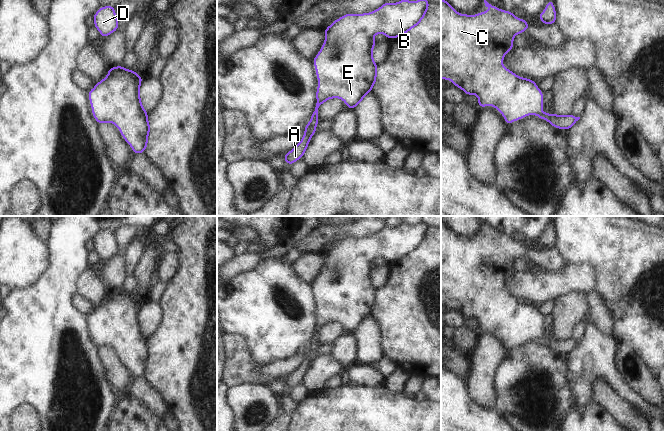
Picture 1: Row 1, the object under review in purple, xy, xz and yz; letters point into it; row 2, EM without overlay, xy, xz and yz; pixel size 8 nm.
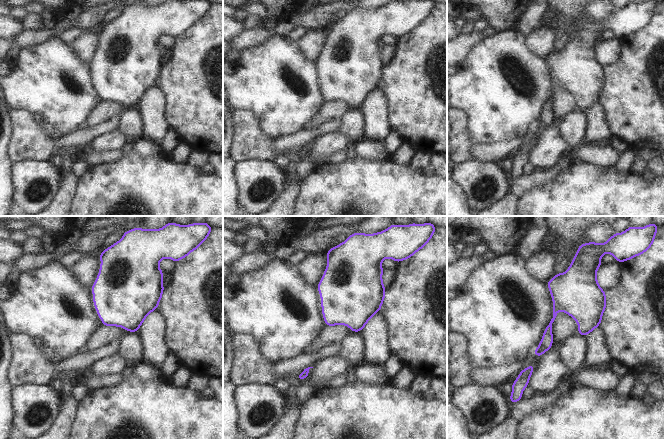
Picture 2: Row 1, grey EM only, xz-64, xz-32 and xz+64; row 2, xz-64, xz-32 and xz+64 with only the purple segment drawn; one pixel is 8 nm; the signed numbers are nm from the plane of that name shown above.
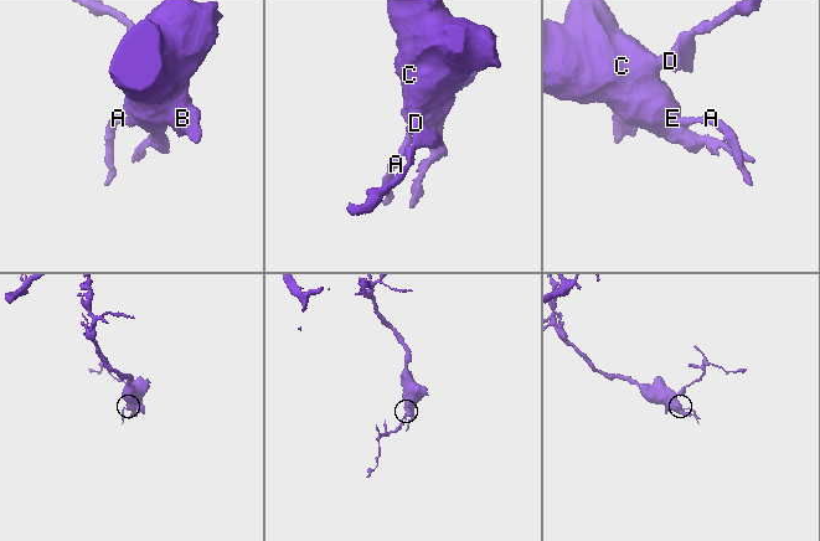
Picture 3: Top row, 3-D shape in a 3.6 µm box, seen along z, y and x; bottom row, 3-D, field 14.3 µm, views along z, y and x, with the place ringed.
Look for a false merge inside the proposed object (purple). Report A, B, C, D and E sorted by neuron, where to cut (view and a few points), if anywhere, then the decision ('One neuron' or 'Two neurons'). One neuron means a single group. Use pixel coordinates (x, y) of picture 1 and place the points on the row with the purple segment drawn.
Groups: A B C D E. No split. One neuron.

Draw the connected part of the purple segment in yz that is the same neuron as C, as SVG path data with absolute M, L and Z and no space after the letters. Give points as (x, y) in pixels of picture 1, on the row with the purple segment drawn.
M441 0L441 79L452 81L454 86L462 89L466 95L476 94L479 108L494 106L503 115L507 125L525 116L537 115L540 119L547 120L555 128L569 130L580 117L571 114L543 113L544 93L540 91L535 81L517 76L502 64L506 53L514 47L514 36L524 32L530 25L524 18L515 17L512 11L499 9L486 0L484 0L484 3L491 10L472 16L458 13L446 0Z

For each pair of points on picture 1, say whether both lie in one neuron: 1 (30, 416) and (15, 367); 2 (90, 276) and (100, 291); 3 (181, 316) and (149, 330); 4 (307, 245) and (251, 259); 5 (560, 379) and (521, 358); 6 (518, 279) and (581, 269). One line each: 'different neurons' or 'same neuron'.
1: different neurons
2: same neuron
3: different neurons
4: different neurons
5: same neuron
6: same neuron

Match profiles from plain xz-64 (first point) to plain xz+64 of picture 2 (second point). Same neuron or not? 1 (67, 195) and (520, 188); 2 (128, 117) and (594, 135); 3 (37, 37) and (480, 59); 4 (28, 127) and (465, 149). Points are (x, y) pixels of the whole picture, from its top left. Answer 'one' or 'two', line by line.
1: two
2: two
3: two
4: one

